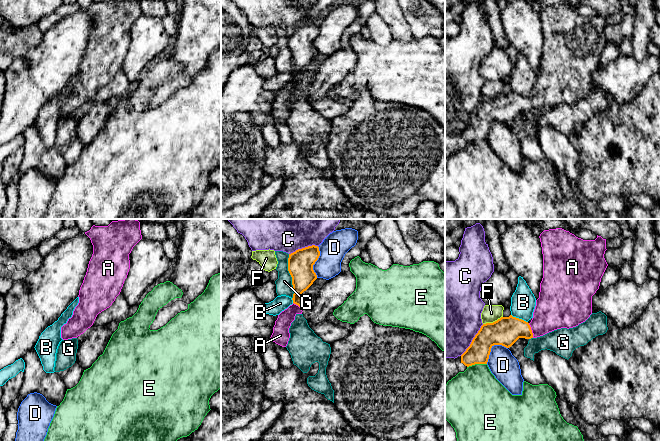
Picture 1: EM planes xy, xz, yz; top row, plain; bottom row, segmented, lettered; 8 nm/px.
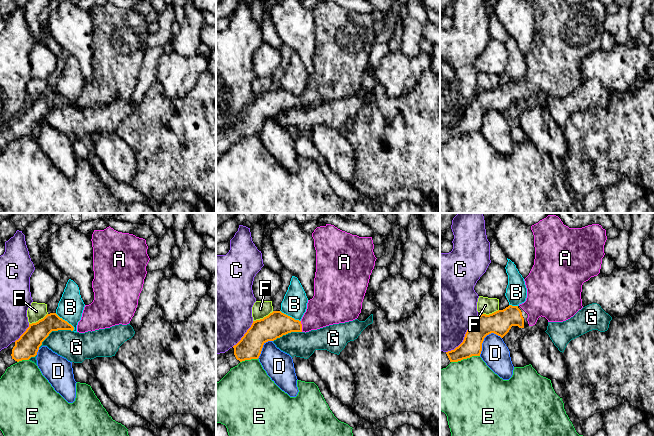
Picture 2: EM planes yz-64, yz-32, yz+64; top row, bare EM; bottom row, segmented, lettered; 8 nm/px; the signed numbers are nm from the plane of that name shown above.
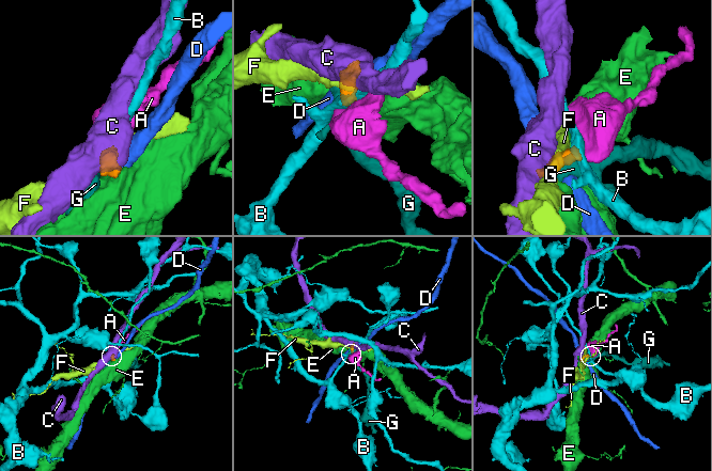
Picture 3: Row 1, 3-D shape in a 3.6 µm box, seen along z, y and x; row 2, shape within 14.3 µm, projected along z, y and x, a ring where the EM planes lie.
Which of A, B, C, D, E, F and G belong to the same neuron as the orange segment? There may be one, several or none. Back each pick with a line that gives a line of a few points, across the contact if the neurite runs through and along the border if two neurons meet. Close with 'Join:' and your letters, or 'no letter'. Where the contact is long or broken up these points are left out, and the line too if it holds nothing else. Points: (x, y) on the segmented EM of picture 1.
A: line yz (505, 331), (531, 330), (554, 309)
Join: A

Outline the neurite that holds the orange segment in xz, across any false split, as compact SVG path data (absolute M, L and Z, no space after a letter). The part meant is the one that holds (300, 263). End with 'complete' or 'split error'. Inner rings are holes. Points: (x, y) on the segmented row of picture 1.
M315 245L298 249L289 254L288 271L292 277L293 304L278 315L270 337L273 342L282 347L286 347L288 344L291 323L295 320L297 314L302 314L302 308L306 305L302 293L317 279L313 265L319 256L319 247Z; split error

